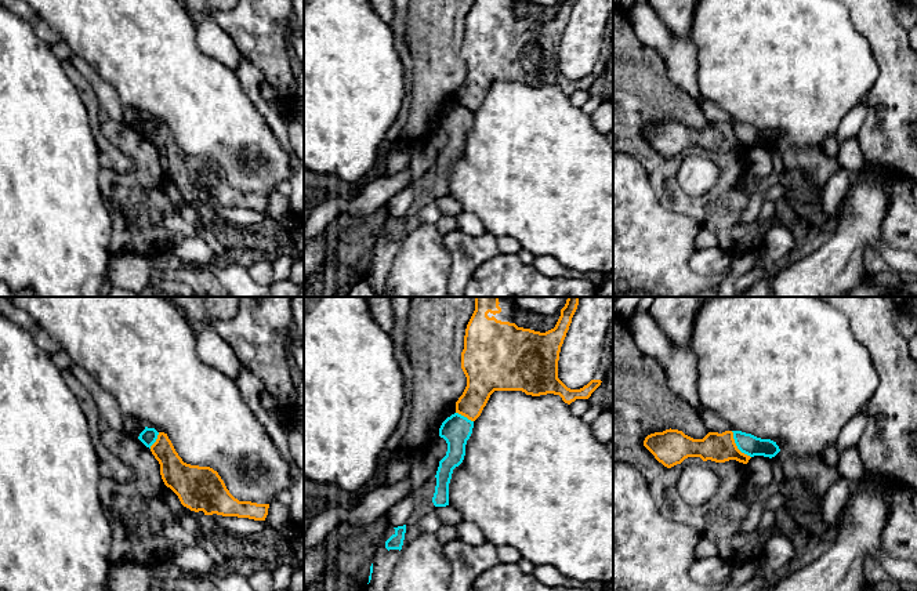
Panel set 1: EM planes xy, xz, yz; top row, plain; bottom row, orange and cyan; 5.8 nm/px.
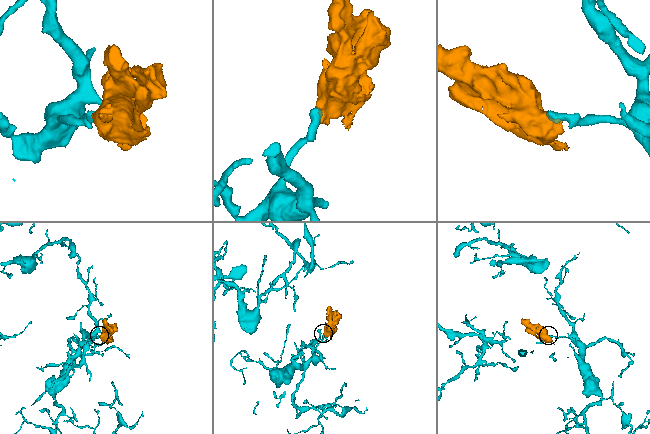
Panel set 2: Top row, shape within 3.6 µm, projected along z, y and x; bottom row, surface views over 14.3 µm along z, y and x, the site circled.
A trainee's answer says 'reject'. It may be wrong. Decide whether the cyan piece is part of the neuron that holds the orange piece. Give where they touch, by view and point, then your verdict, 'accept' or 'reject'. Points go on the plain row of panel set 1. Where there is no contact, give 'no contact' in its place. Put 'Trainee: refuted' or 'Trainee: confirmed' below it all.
contact yz (736, 137); reject
Trainee: confirmed

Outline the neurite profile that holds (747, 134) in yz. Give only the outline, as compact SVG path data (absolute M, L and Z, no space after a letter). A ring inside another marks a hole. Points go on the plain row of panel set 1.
M732 122L732 123L737 139L750 148L764 146L772 149L780 142L776 133L771 130L761 130L742 122Z

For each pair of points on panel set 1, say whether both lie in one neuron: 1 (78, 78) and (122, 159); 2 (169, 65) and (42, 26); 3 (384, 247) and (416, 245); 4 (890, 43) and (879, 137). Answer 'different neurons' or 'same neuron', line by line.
1: same neuron
2: different neurons
3: different neurons
4: same neuron

